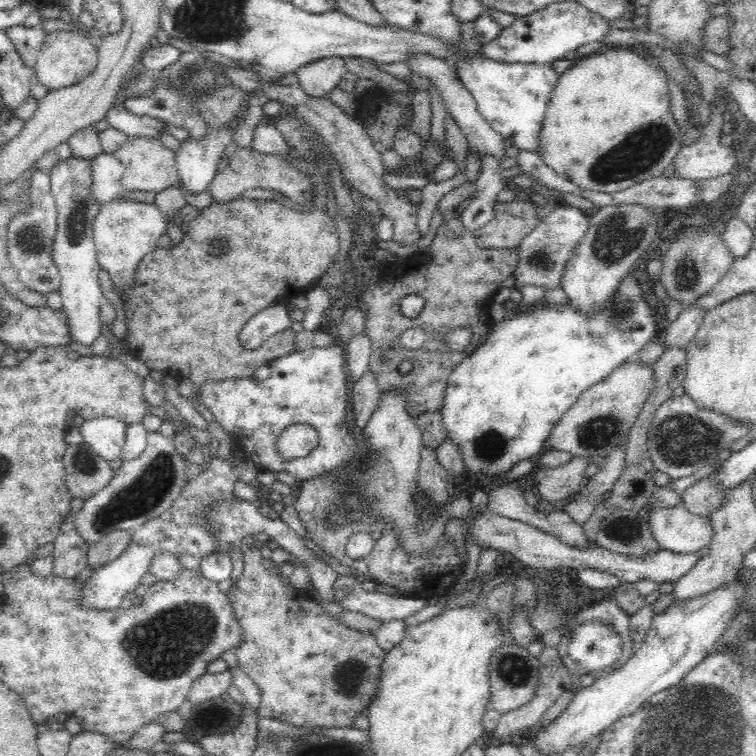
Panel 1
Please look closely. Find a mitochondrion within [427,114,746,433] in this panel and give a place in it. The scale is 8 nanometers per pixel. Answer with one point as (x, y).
(646, 147)

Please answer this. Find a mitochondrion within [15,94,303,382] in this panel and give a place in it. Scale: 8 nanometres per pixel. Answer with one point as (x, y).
(77, 216)

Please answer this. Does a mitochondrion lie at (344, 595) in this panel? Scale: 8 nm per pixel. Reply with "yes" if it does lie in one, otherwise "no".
no

